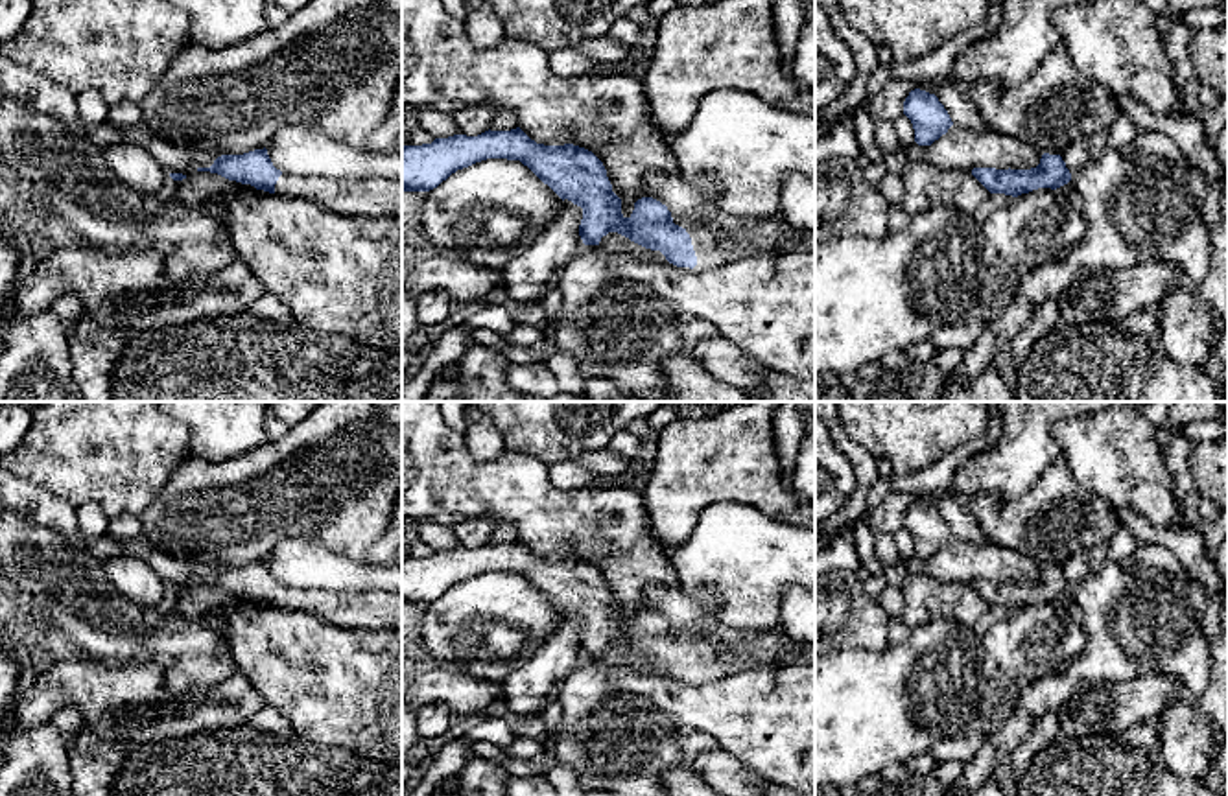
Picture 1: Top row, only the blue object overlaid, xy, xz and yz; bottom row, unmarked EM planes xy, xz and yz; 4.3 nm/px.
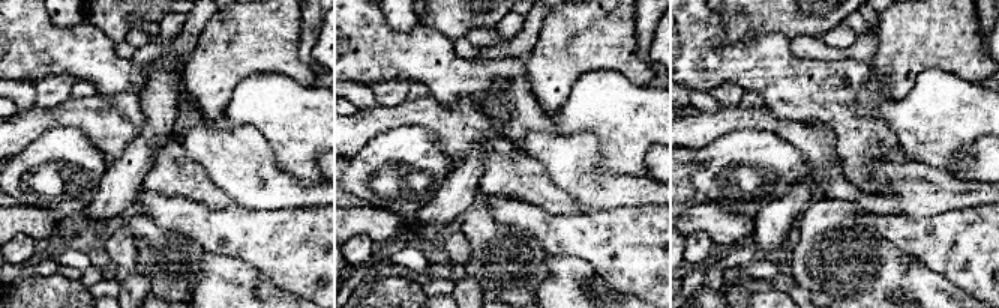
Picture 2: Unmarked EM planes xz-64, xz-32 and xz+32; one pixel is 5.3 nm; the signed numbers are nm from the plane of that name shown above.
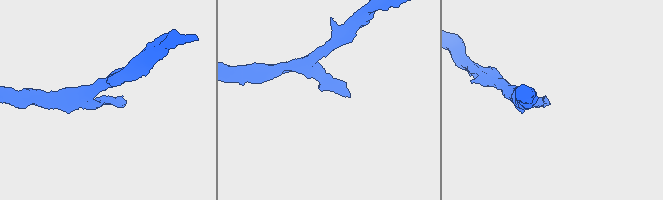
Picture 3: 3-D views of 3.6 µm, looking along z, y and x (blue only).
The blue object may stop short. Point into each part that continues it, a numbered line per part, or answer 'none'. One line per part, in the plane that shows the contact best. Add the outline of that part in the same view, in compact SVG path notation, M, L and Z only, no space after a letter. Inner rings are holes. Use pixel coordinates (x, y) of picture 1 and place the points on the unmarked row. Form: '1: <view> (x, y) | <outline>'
1: xz (712, 662) | M728 630L723 643L717 647L704 641L688 641L686 645L691 650L691 658L697 669L697 678L693 682L714 682L745 669L754 669L745 667L743 658L739 656L739 649L747 636L749 632Z

